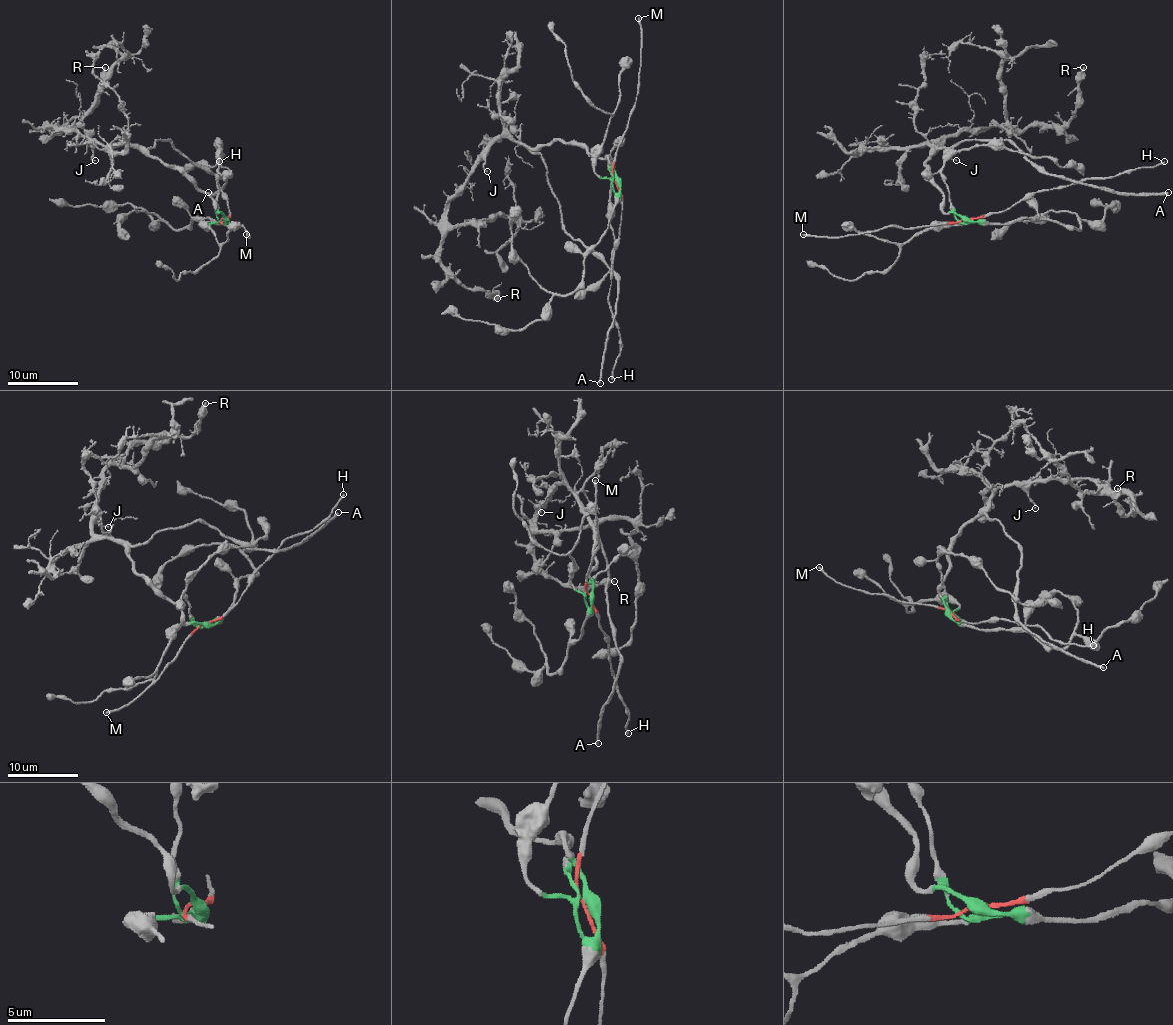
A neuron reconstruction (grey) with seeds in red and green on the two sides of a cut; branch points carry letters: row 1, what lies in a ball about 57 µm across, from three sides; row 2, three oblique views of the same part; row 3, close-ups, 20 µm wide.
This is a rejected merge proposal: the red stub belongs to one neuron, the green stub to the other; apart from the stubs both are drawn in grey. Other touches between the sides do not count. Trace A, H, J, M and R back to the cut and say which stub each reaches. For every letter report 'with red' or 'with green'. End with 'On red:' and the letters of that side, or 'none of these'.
A: with green
H: with red
J: with green
M: with red
R: with green
On red: H, M

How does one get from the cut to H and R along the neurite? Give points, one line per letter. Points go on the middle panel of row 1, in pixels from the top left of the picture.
H: (615, 181), (622, 216), (618, 246), (613, 251), (608, 300), (620, 335), (620, 346), (611, 379)
R: (617, 181), (608, 158), (583, 147), (501, 137), (450, 202), (441, 262), (467, 288), (497, 299)

